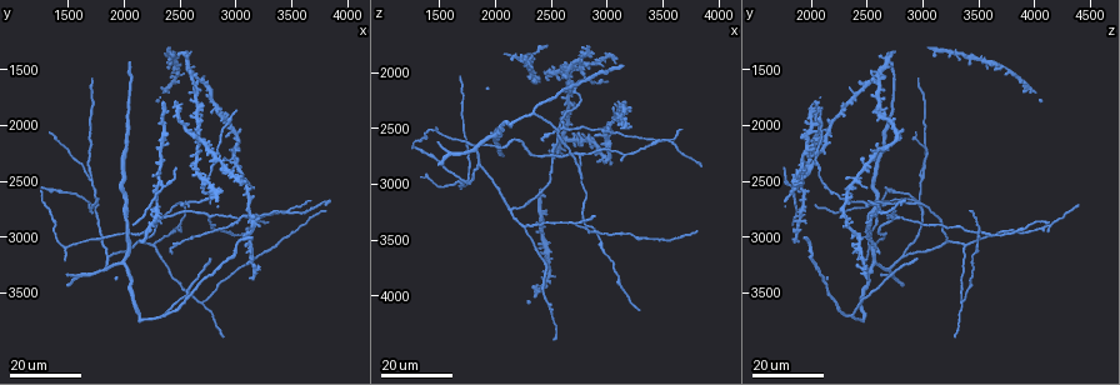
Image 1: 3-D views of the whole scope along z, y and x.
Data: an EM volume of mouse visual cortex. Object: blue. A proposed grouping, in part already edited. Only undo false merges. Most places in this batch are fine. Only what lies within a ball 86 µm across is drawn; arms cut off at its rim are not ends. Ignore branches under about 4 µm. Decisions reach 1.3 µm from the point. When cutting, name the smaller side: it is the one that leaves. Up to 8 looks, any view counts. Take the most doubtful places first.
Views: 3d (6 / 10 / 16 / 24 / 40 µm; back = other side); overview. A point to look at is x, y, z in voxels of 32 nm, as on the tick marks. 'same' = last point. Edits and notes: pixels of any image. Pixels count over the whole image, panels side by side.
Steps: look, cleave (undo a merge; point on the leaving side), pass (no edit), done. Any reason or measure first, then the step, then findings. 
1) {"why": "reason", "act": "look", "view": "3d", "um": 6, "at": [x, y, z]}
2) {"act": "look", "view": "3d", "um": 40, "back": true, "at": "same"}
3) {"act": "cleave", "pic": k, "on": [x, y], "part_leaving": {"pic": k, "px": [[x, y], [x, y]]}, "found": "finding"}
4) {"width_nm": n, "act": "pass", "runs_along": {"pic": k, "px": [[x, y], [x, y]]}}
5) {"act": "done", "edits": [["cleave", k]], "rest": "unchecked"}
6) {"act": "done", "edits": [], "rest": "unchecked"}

{"why": "four-way junction", "act": "look", "view": "3d", "um": 24, "at": [3460, 2760, 2620]}

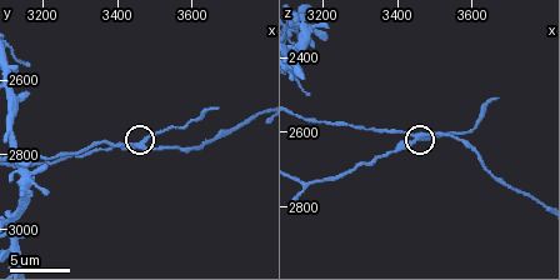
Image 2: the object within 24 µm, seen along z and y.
{"act": "look", "view": "3d", "um": 6, "at": [3450, 2780, 2610]}

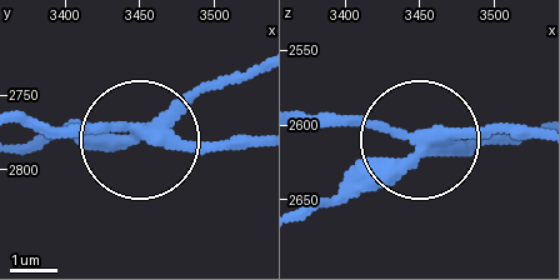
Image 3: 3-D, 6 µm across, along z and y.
{"side_arm_um": 17, "act": "cleave", "pic": 3, "on": [226, 149], "part_leaving": {"pic": 3, "px": [[148, 134], [20, 125]]}, "found": "two cells meet here"}

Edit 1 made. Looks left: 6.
{"act": "look", "view": "overview"}

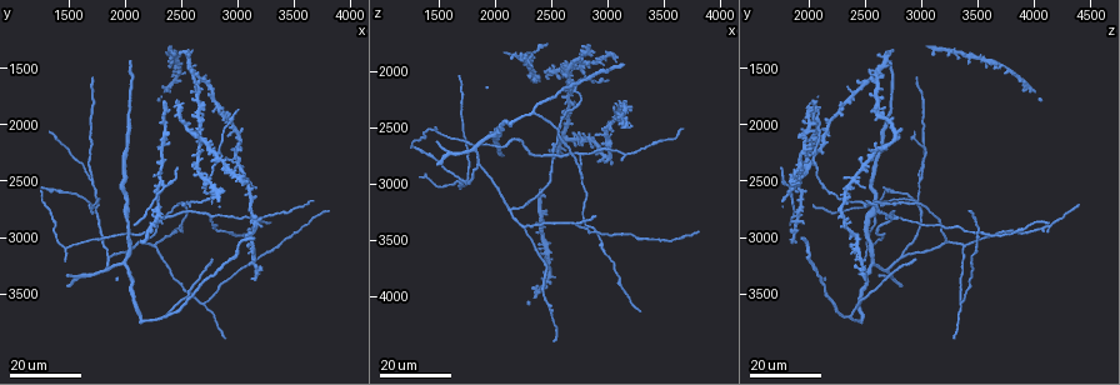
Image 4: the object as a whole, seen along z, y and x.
{"why": "four-way junction", "act": "look", "view": "3d", "um": 24, "at": [2840, 2220, 2040]}

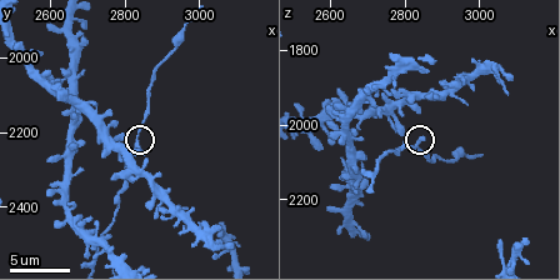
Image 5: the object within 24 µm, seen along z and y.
{"act": "look", "view": "3d", "um": 10, "at": [2840, 2240, 2050]}

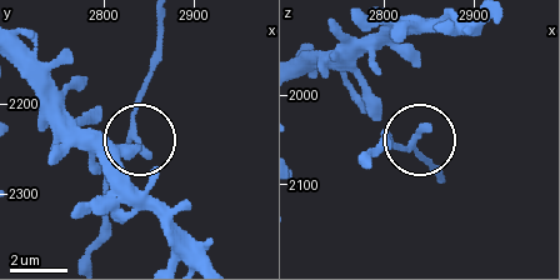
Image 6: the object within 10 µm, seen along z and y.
{"arms": 4, "act": "pass", "found": "all the same cell"}

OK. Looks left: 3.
{"why": "three-way junction", "act": "look", "view": "3d", "um": 16, "at": [2760, 2800, 2760]}

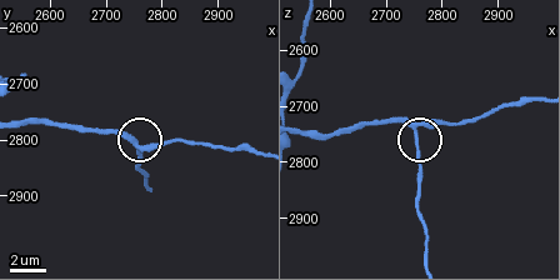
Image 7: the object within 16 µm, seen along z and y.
{"act": "look", "view": "3d", "um": 6, "at": [2755, 2805, 2740]}

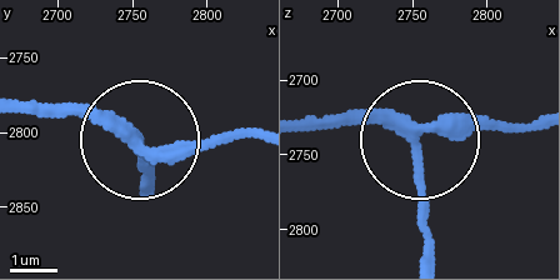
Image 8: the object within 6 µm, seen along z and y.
{"arms": 3, "act": "pass", "runs_along": {"pic": 8, "px": [[310, 130], [358, 119], [418, 134], [538, 130]]}, "found": "continuous, no second cell"}

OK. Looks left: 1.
{"act": "done", "edits": [["cleave", 3]], "rest": "unchecked"}

